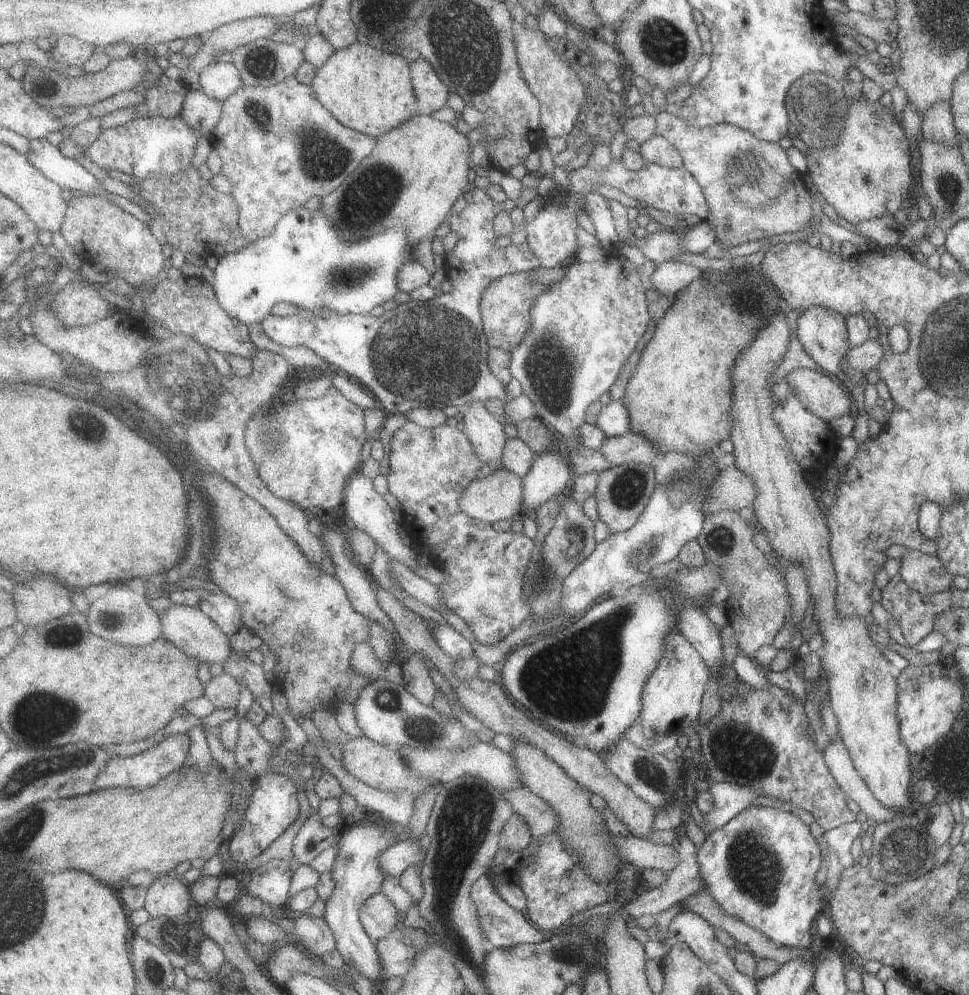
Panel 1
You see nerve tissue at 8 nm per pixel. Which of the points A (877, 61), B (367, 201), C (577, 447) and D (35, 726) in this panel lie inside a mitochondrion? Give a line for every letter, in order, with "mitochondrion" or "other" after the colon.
A: other
B: mitochondrion
C: other
D: mitochondrion

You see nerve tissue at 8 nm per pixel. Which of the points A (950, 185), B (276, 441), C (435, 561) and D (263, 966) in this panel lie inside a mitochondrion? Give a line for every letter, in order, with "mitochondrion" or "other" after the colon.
A: mitochondrion
B: mitochondrion
C: other
D: other

